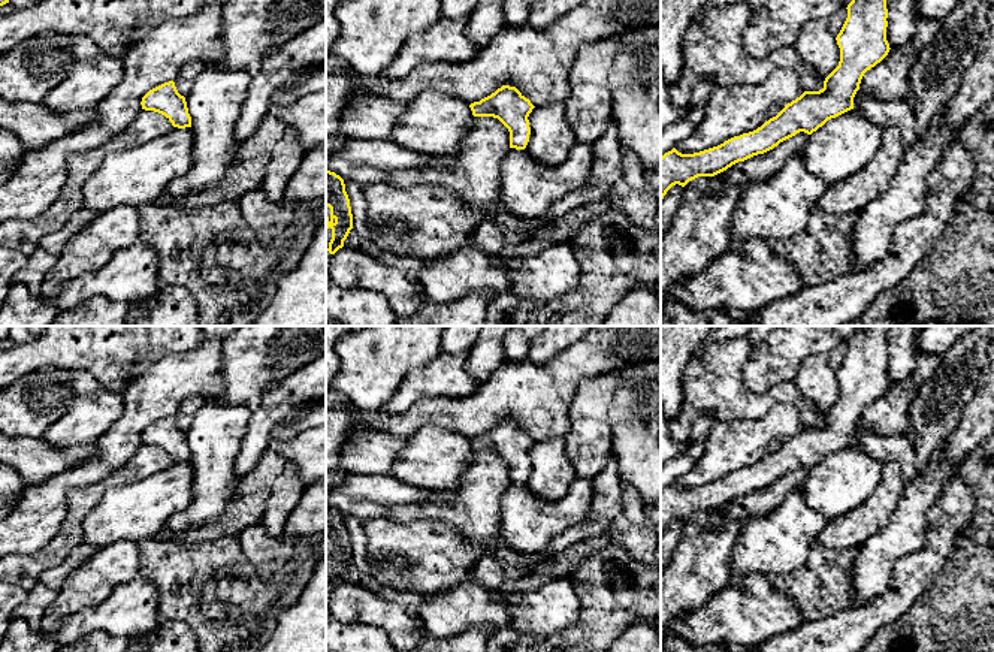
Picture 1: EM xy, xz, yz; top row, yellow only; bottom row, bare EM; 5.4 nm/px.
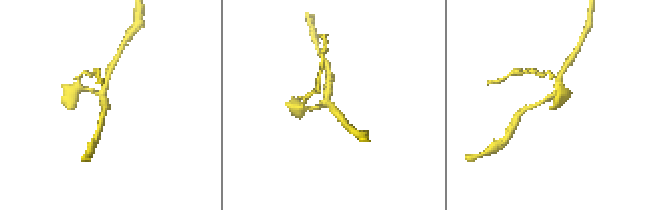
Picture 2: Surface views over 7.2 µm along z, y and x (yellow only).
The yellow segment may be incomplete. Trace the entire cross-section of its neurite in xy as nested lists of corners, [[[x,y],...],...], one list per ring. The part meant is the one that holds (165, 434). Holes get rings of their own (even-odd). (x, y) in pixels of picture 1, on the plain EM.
[[[173,416],[149,425],[142,432],[141,440],[145,446],[154,446],[164,450],[173,462],[191,462],[191,452],[188,449],[185,432],[178,428]]]

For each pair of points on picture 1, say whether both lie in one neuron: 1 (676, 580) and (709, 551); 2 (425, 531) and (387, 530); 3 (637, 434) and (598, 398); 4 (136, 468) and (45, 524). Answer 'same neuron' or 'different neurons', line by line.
1: same neuron
2: same neuron
3: different neurons
4: different neurons

